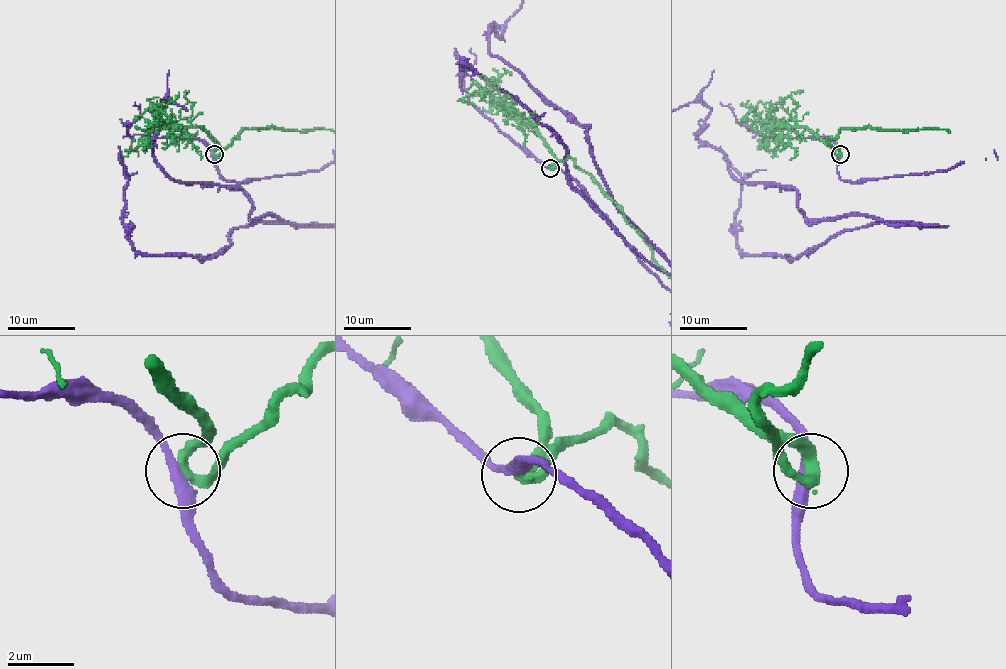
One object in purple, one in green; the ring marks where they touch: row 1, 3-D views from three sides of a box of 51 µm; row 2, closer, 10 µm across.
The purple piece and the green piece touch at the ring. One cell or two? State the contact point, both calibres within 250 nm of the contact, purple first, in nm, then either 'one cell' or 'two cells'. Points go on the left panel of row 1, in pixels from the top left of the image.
(214, 154) | 320/320 nm | two cells

